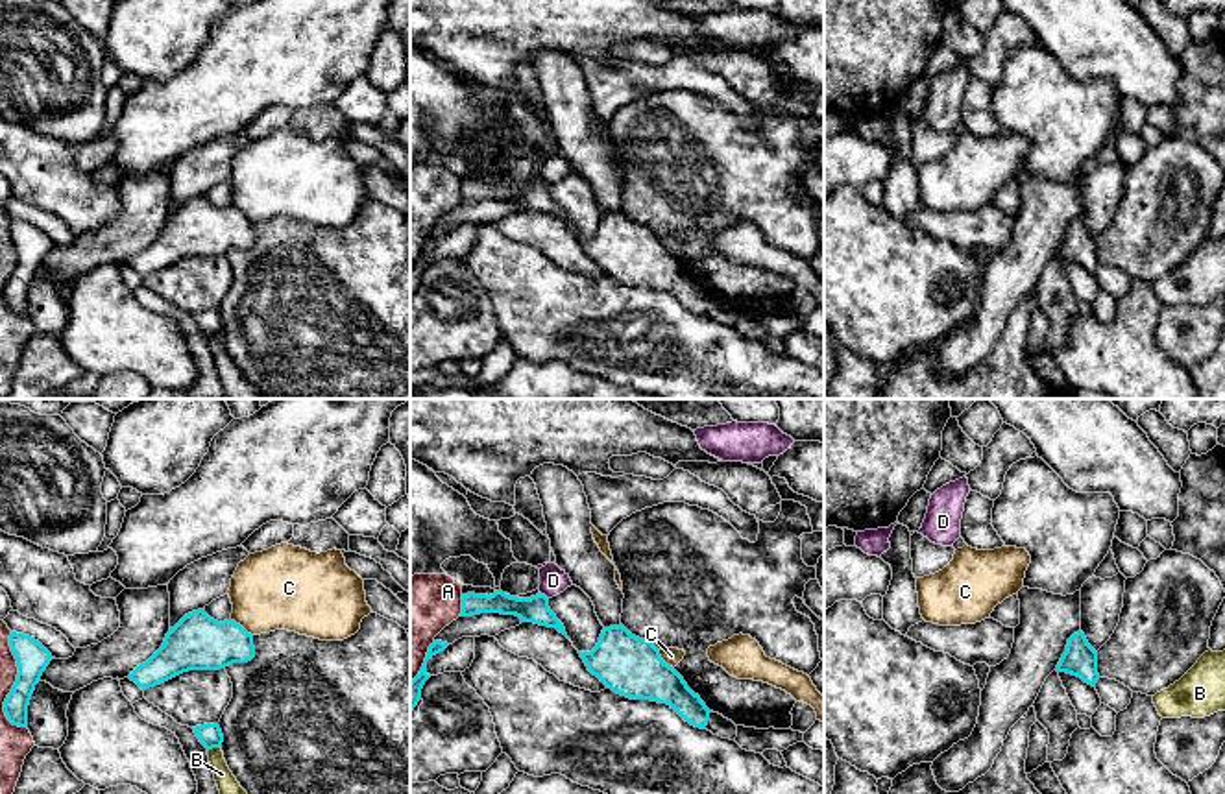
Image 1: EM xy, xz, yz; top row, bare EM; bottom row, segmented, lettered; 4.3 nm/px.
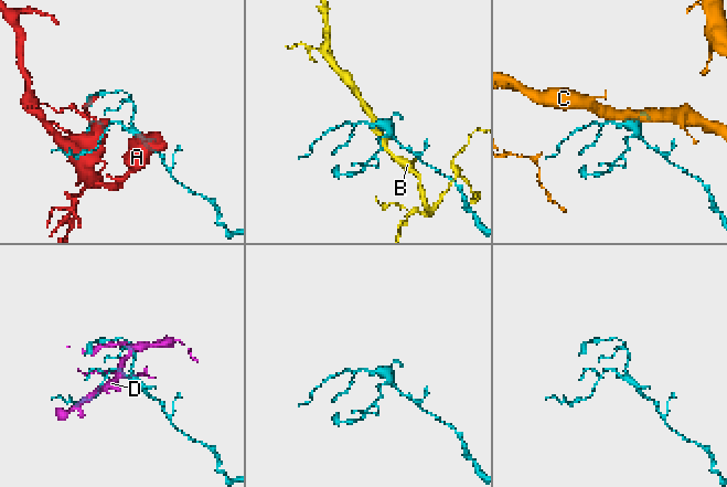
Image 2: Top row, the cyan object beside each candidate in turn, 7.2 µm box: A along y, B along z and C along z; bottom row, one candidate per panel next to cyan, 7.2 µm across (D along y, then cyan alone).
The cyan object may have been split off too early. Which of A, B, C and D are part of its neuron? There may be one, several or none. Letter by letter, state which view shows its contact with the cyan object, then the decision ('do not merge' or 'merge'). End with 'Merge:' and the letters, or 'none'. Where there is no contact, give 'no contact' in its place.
A: meets cyan in xy; do not merge
B: meets cyan in xy; do not merge
C: meets cyan in xy; do not merge
D: meets cyan in xz; do not merge
Merge: none

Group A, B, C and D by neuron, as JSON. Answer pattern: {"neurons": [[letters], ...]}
{"neurons": [["A"], ["B"], ["C"], ["D"]]}

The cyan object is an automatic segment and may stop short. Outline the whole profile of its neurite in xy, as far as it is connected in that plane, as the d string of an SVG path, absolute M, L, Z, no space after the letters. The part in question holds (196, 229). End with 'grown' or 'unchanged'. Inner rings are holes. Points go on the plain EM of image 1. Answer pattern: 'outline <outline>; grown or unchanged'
outline M198 196L170 214L163 233L129 266L146 277L188 257L220 257L253 244L251 220L235 207L218 209Z; unchanged

